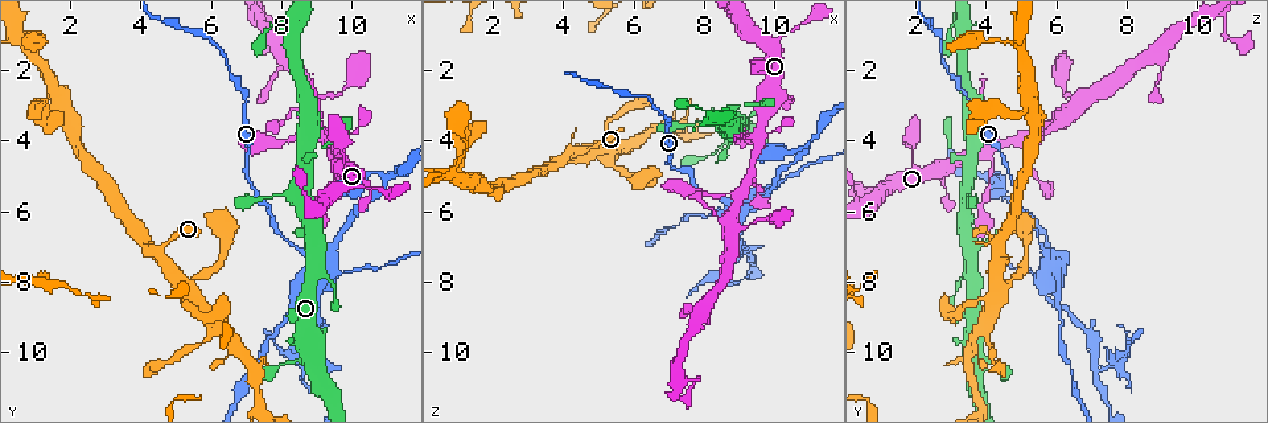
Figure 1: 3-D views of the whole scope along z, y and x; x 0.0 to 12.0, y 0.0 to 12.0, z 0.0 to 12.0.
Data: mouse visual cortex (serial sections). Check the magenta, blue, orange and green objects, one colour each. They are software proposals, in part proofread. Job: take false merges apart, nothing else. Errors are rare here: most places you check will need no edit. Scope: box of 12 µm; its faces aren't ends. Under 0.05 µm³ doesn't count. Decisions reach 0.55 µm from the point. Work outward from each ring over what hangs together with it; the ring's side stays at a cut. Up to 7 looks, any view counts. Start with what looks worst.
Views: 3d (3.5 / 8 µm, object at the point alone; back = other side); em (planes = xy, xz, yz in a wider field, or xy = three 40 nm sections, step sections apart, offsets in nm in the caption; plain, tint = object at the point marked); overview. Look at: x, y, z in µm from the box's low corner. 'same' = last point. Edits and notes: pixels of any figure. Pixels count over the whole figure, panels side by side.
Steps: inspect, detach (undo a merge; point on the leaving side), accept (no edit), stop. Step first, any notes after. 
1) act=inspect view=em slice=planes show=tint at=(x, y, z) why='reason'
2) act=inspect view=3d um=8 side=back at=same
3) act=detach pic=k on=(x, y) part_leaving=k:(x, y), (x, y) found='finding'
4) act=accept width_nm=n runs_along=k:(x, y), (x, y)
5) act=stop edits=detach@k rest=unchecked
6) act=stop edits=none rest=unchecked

act=inspect view=3d um=3.5 at=(9.0, 7.7, 5.8) why='four or more arms meet'

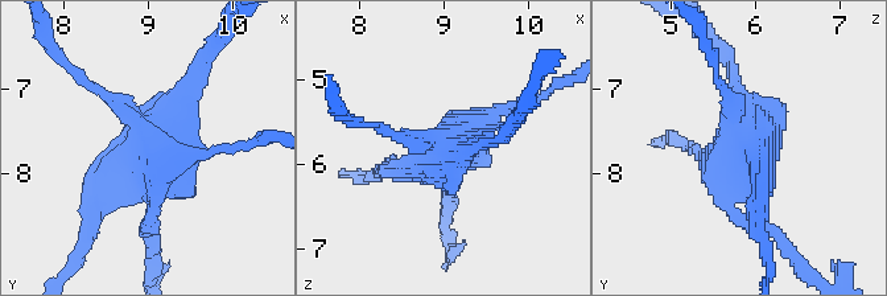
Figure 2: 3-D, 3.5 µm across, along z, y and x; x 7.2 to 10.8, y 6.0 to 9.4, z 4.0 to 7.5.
act=inspect view=em slice=xy step=5 show=tint at=(9.05, 7.70, 5.80) why='now the EM'

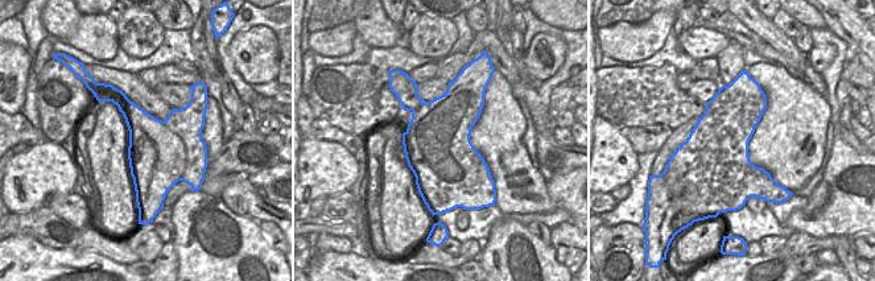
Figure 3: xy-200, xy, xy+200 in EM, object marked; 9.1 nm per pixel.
act=detach pic=2 on=(110, 184) found='a second cell is stuck on'

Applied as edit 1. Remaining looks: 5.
act=inspect view=overview why='see it whole again'

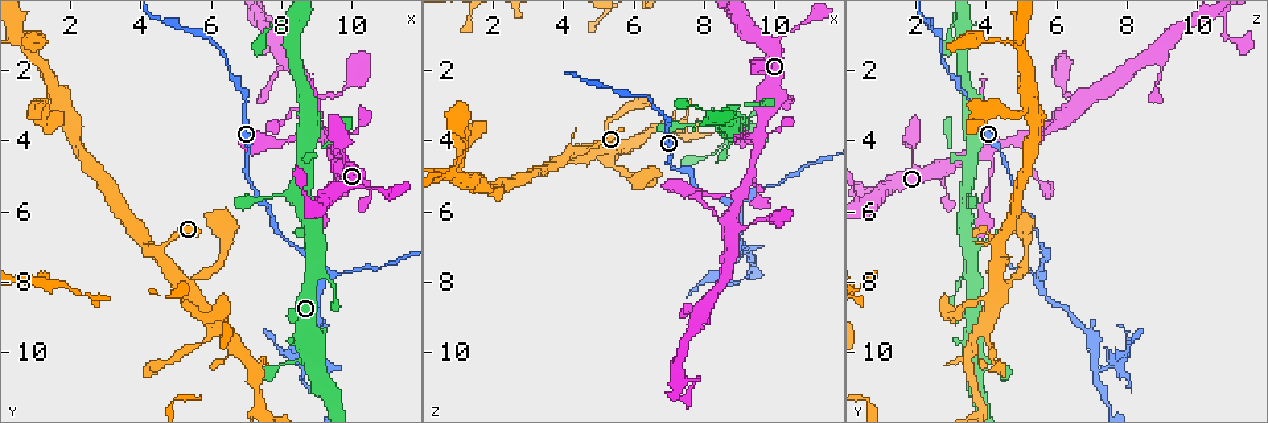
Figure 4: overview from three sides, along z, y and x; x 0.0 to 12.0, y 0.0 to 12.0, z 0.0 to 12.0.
act=inspect view=3d um=8 at=(9.1, 10.5, 7.1) why='side arm on a straight run'

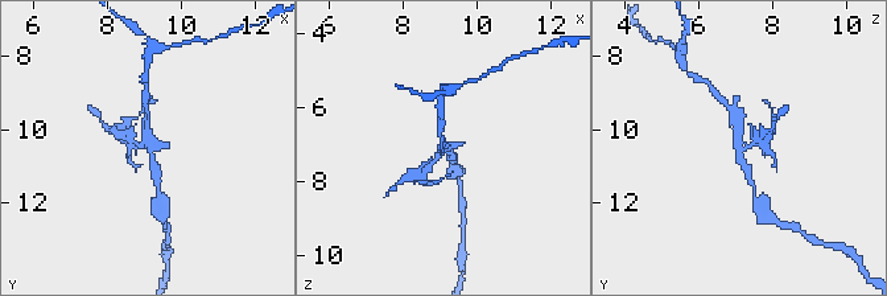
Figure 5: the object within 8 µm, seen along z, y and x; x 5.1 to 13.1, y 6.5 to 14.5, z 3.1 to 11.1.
act=inspect view=em slice=xy step=3 show=tint at=(9.1, 10.5, 7.2) why='shape alone is not enough'

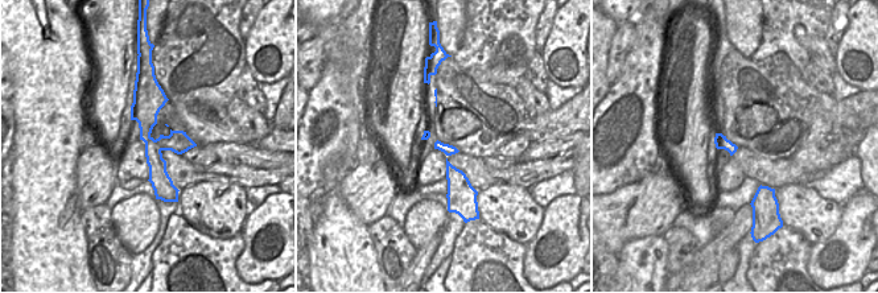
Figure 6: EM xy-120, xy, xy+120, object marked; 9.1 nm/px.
act=detach pic=5 on=(428, 165) found='a second cell is stuck on'

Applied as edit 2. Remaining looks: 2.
act=stop edits=detach@2,detach@5 rest=unchecked

